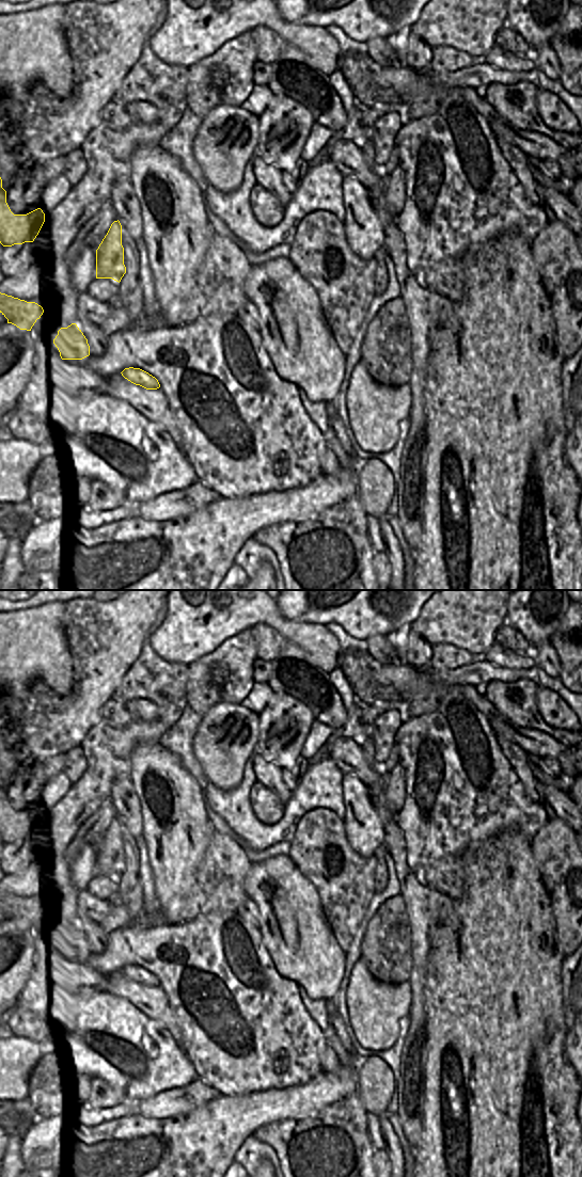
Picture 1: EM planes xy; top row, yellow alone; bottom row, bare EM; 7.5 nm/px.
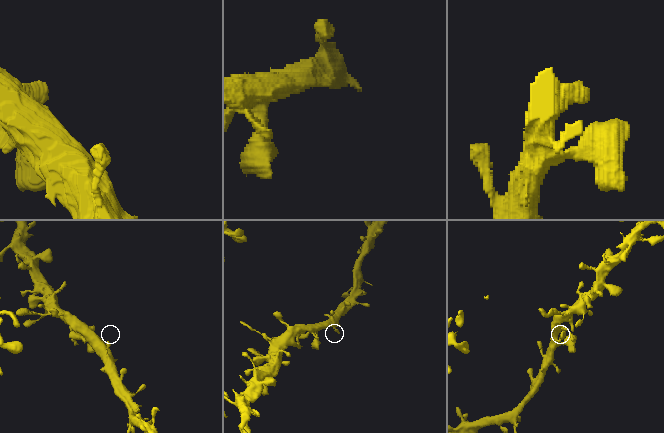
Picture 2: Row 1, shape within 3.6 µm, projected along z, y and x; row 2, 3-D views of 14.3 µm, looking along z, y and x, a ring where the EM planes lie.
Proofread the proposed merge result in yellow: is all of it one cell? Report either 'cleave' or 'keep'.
keep

